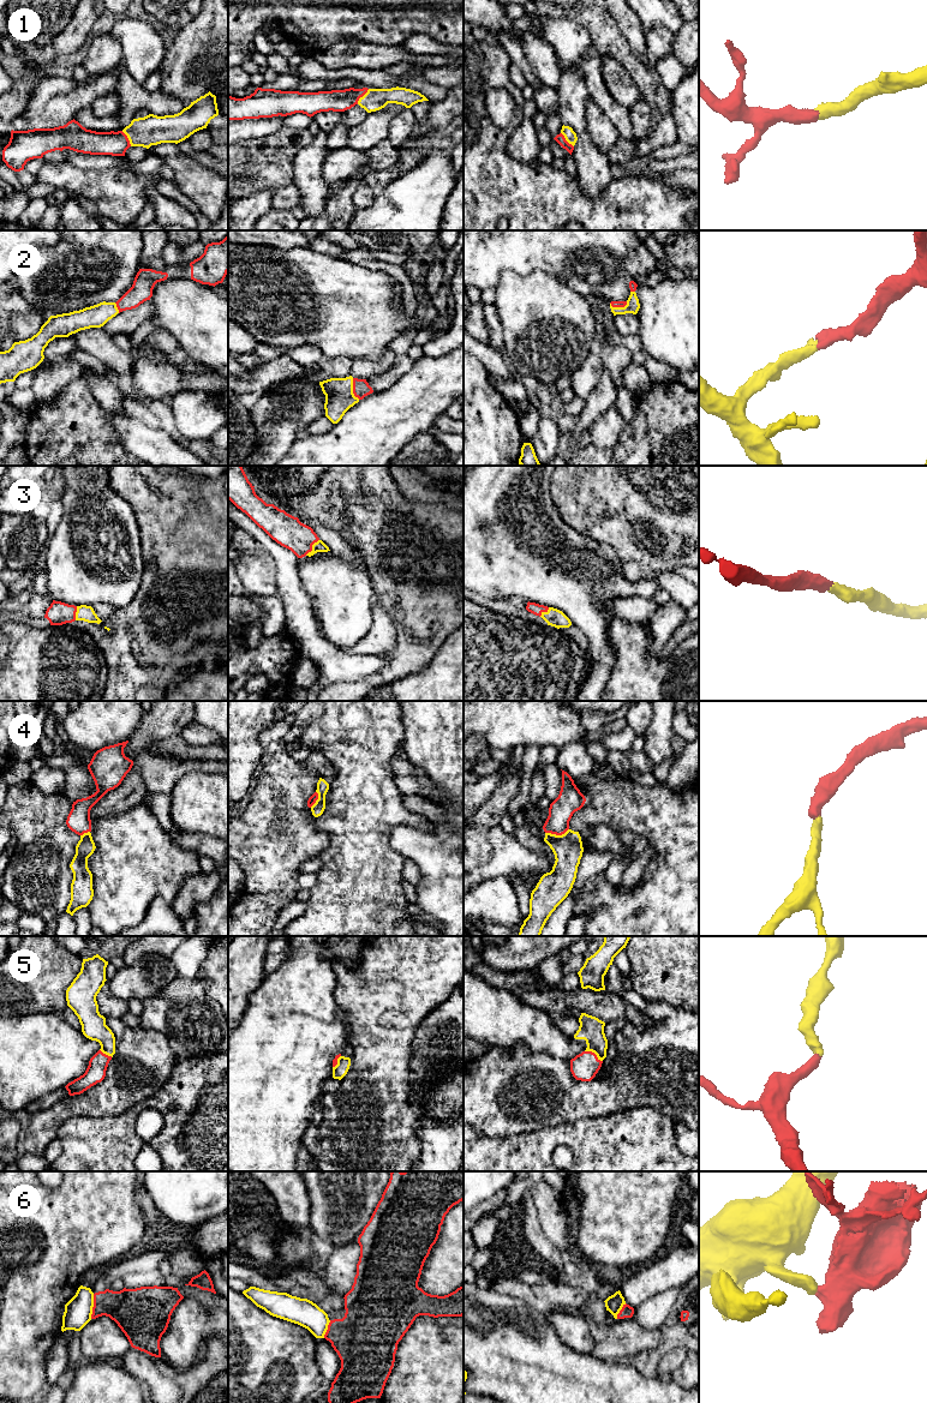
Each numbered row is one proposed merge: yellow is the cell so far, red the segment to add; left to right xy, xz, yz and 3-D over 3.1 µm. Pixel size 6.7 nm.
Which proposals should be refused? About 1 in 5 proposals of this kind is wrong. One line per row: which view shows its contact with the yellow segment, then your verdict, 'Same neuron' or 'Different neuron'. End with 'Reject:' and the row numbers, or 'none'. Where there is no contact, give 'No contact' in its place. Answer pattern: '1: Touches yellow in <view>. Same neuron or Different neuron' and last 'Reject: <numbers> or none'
1: Touches yellow in xz. Same neuron
2: Touches yellow in xz. Same neuron
3: Touches yellow in xz. Same neuron
4: Touches yellow in yz. Same neuron
5: Touches yellow in yz. Same neuron
6: Touches yellow in xy. Different neuron
Reject: 6

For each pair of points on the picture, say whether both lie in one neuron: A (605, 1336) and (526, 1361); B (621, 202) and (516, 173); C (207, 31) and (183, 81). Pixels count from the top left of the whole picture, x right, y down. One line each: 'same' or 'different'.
A: different
B: same
C: same

